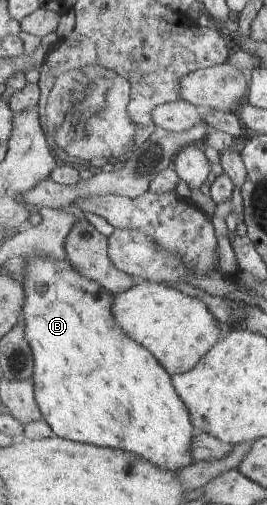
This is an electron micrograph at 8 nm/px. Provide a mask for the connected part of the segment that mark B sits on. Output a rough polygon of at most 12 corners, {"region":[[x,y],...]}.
{"region":[[68,260],[20,277],[60,438],[190,466],[173,376]]}

